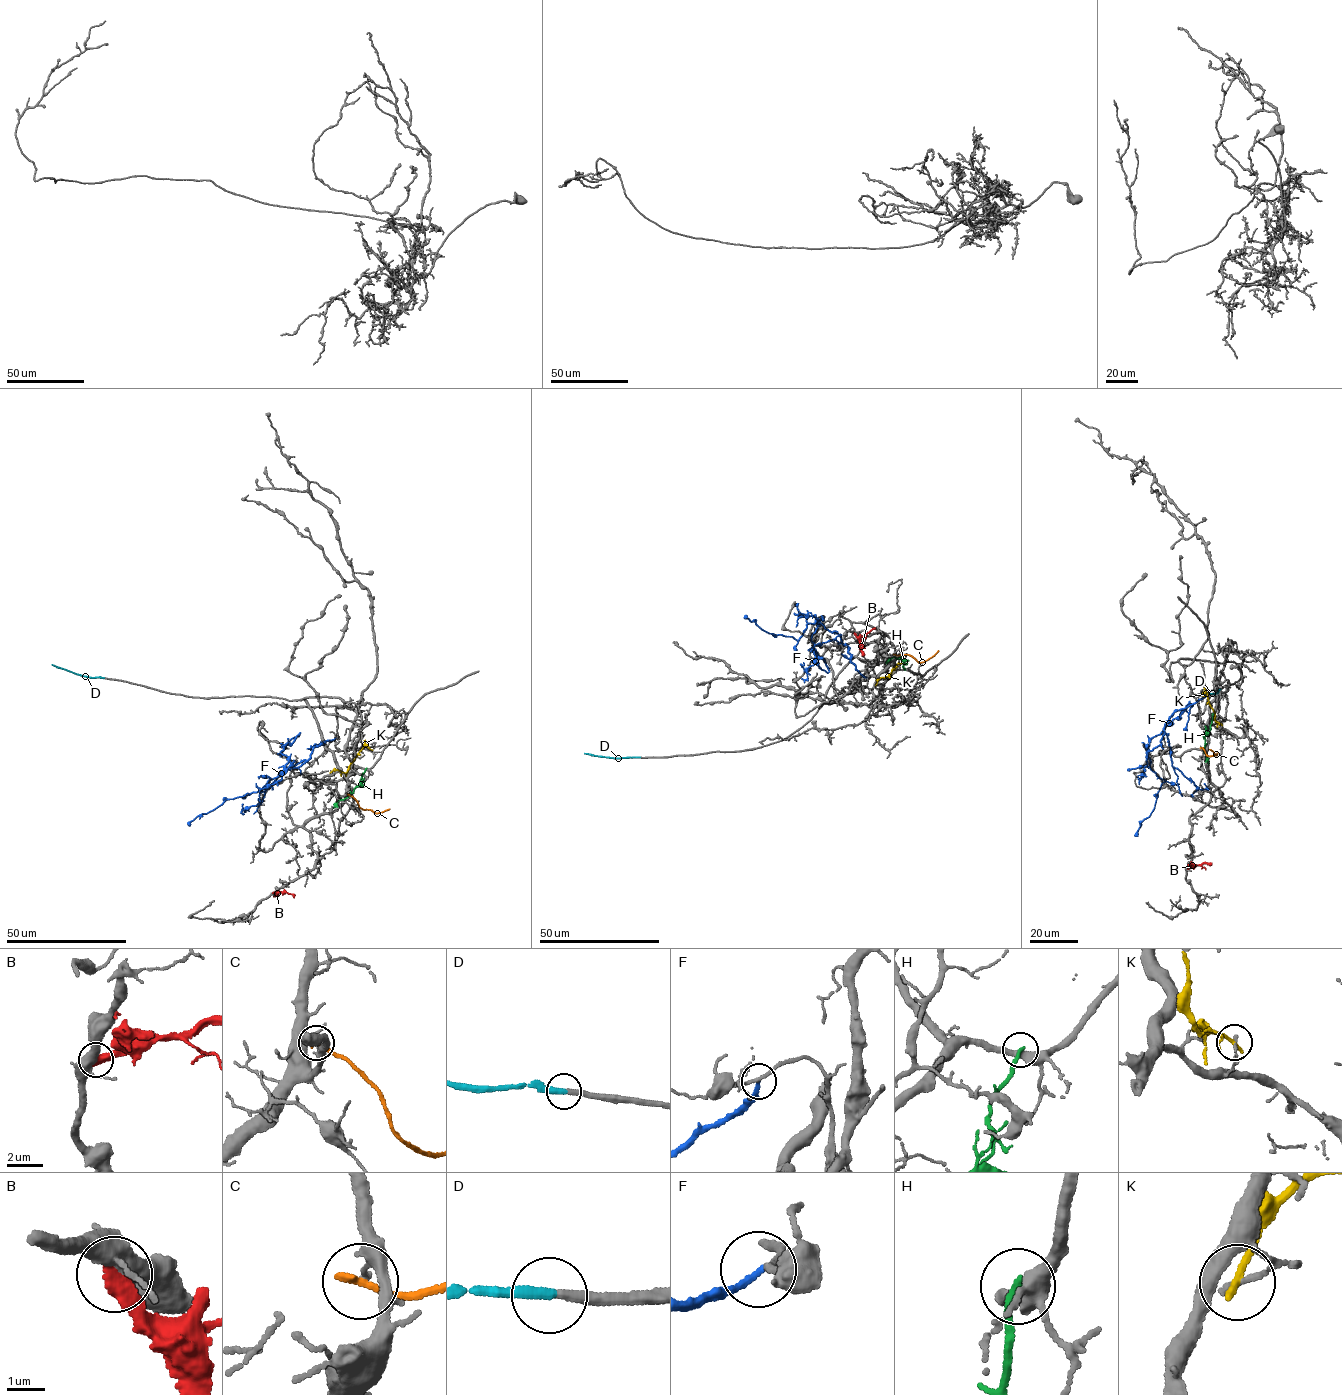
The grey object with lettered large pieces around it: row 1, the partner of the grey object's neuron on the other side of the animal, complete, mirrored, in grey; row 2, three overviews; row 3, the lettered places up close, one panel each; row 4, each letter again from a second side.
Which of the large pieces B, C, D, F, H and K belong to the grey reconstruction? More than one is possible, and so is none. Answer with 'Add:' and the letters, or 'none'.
Add: D

